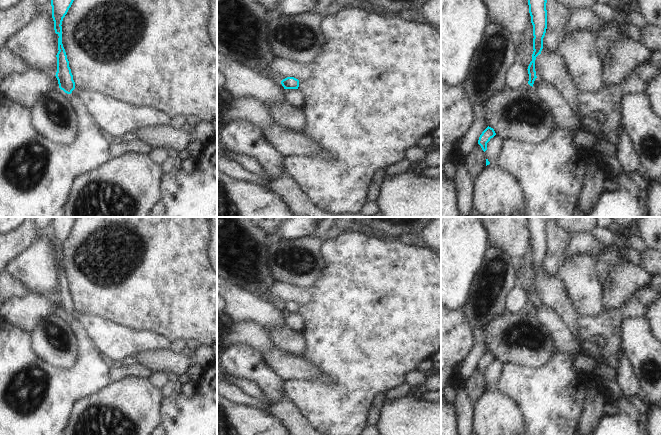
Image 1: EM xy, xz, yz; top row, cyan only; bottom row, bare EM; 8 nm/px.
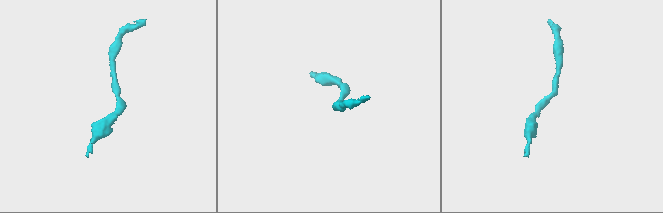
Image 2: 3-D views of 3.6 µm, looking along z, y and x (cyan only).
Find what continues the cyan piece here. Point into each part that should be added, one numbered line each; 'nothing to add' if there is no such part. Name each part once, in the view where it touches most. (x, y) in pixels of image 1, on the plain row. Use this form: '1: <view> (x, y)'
nothing to add

